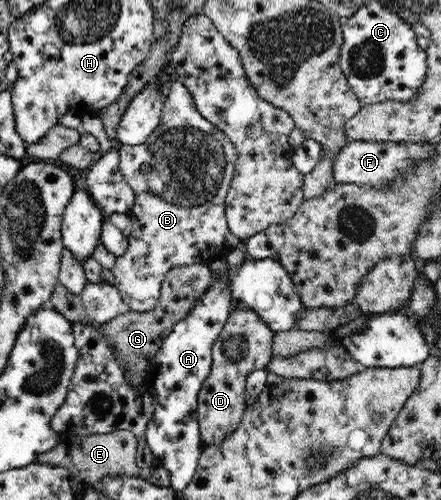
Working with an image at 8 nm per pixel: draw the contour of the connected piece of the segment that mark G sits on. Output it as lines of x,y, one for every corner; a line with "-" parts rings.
205,264
176,265
165,274
161,297
155,309
145,313
130,309
107,323
95,323
97,328
101,328
107,336
113,338
113,350
115,350
117,358
121,359
121,362
129,368
129,371
127,371
130,375
129,380
135,388
139,387
143,375
151,374
152,358
159,351
165,337
173,331
174,325
187,317
189,311
195,307
195,301
203,293
207,293
215,283
215,278

